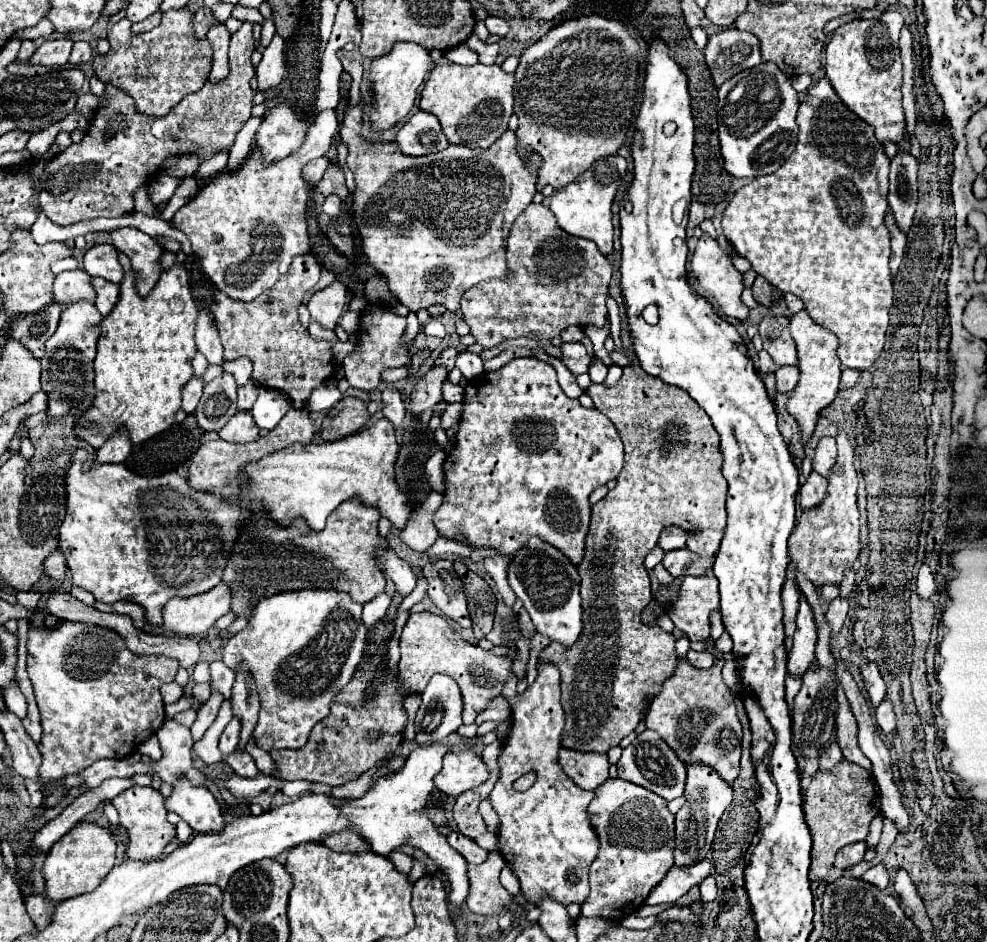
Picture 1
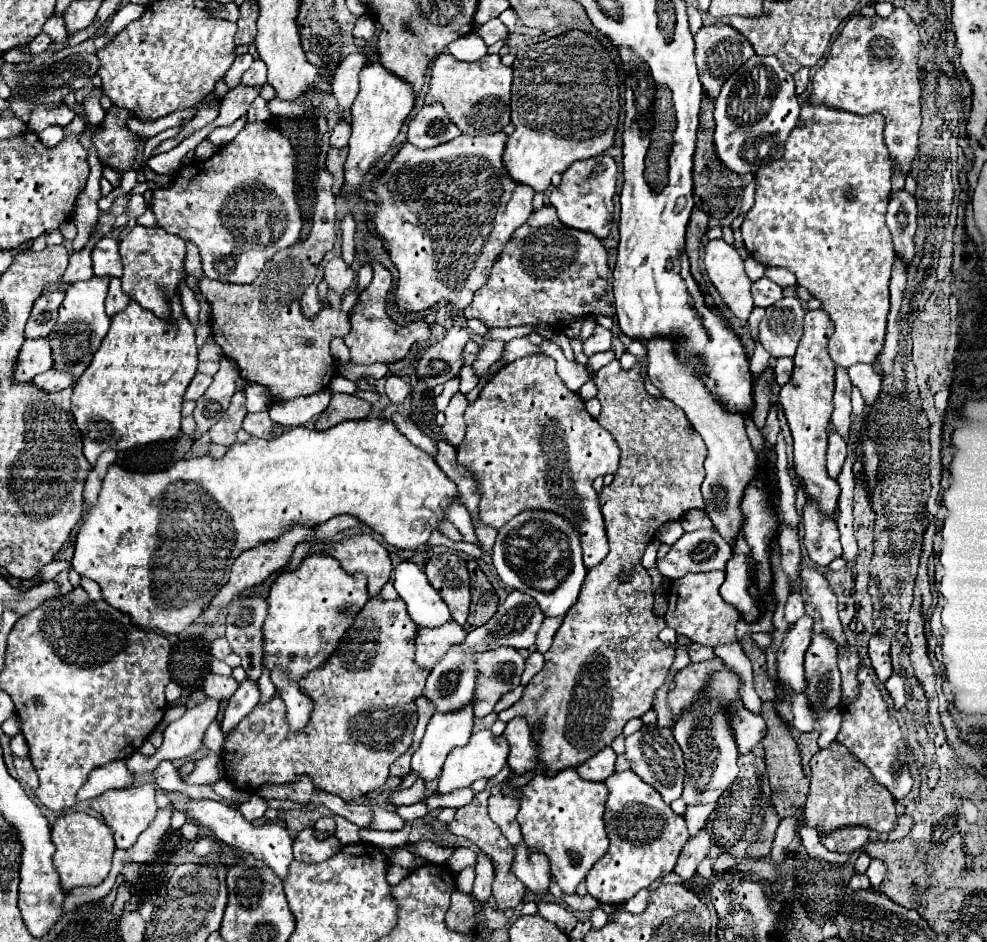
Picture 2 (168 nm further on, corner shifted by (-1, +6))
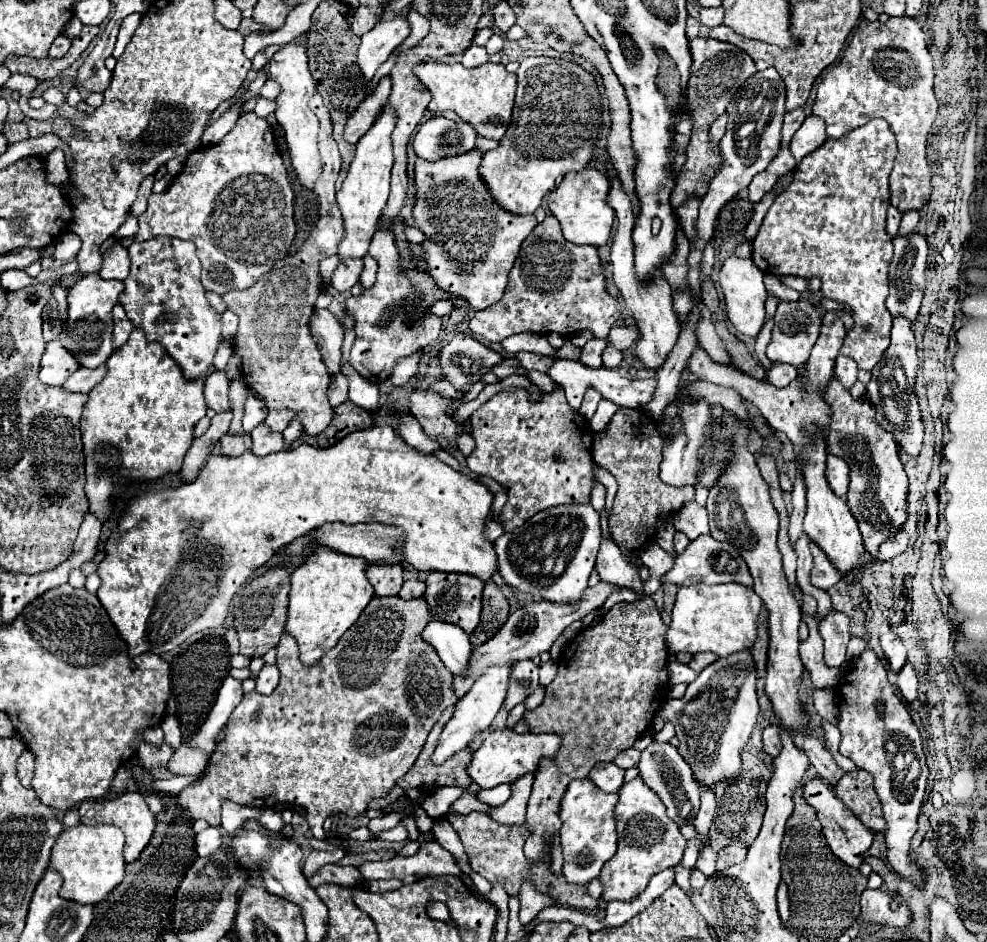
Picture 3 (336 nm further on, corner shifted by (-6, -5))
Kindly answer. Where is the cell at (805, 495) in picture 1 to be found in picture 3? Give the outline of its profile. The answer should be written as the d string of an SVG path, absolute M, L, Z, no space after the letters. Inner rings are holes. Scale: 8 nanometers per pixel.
M811 543L811 555L813 555L813 569L811 569L813 587L823 591L831 589L841 579L841 573L835 569L835 565L827 559L827 555L823 555L823 551L815 543Z

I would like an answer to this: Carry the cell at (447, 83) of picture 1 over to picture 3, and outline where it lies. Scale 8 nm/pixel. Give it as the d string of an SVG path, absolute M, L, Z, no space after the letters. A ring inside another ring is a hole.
M423 61L413 67L413 75L431 91L429 111L453 111L463 121L485 137L499 141L509 125L511 109L515 101L517 77L505 69L503 63L485 63L475 69L467 69L461 63L447 65L439 61Z

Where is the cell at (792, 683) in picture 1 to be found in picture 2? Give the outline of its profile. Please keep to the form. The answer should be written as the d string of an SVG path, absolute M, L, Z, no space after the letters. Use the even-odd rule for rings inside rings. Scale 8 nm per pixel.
M794 692L790 696L790 700L792 700L792 714L794 714L792 726L798 732L812 732L814 730L814 716L812 716L812 712L808 708L808 698Z

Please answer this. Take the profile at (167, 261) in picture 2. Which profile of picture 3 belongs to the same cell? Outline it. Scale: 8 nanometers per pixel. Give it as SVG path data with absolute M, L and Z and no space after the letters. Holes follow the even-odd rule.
M153 237L129 245L131 273L125 279L125 291L119 295L127 319L145 331L147 343L161 343L181 367L185 381L207 379L213 357L221 343L221 315L209 305L199 281L201 263L191 241L173 237Z

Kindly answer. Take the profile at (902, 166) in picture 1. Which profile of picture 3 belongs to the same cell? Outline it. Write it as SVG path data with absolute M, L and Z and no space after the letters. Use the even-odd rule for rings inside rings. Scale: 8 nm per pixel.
M905 235L905 237L895 237L893 245L895 245L895 255L893 255L893 263L889 265L889 297L885 301L885 307L889 309L891 317L901 315L909 319L909 323L915 323L925 291L927 241L923 235Z

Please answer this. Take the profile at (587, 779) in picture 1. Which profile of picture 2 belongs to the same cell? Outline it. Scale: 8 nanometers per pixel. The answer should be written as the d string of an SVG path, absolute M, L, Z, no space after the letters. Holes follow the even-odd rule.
M608 746L608 748L602 748L596 756L588 758L584 764L576 766L576 772L584 780L604 782L614 772L614 760L616 760L616 752Z

